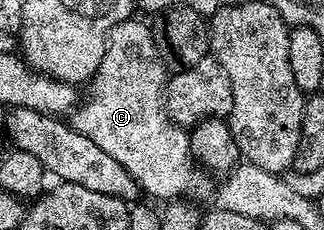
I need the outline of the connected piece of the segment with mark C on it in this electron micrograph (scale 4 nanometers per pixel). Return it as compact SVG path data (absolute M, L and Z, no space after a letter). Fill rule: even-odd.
M130 18L119 22L111 31L105 43L105 53L99 62L97 72L94 73L91 80L88 81L89 97L82 99L77 107L71 113L71 123L75 130L79 130L79 134L87 134L87 138L91 138L91 142L95 142L95 146L99 146L107 154L111 154L111 158L115 158L115 162L119 162L123 166L123 170L127 170L127 174L131 174L131 178L135 178L138 189L142 193L145 192L154 201L161 200L160 202L172 202L178 198L197 198L201 191L205 188L206 173L195 163L191 150L189 149L189 132L180 124L176 124L173 119L165 112L165 85L167 83L167 65L163 58L160 56L160 51L157 49L156 38L154 36L154 29L144 24L143 21L137 20L138 18Z

